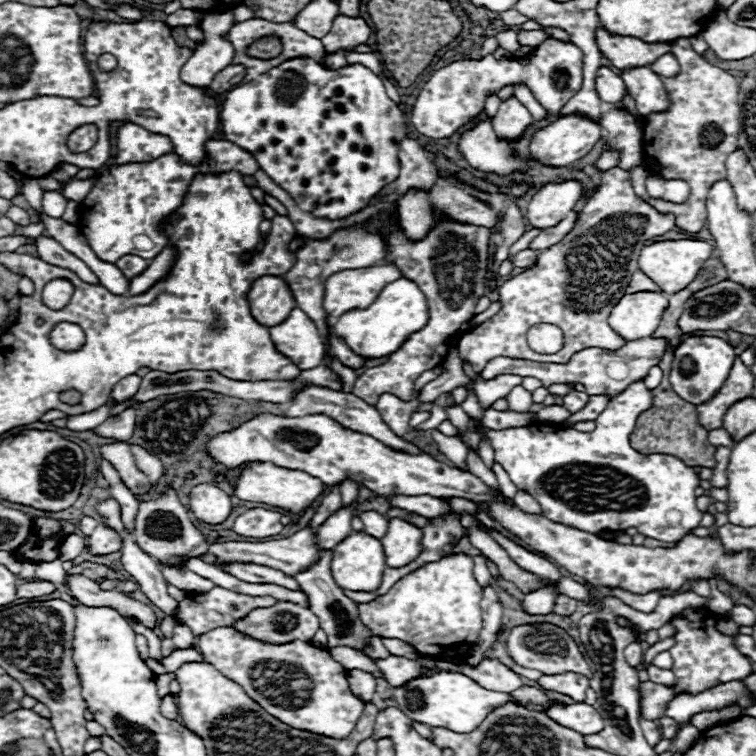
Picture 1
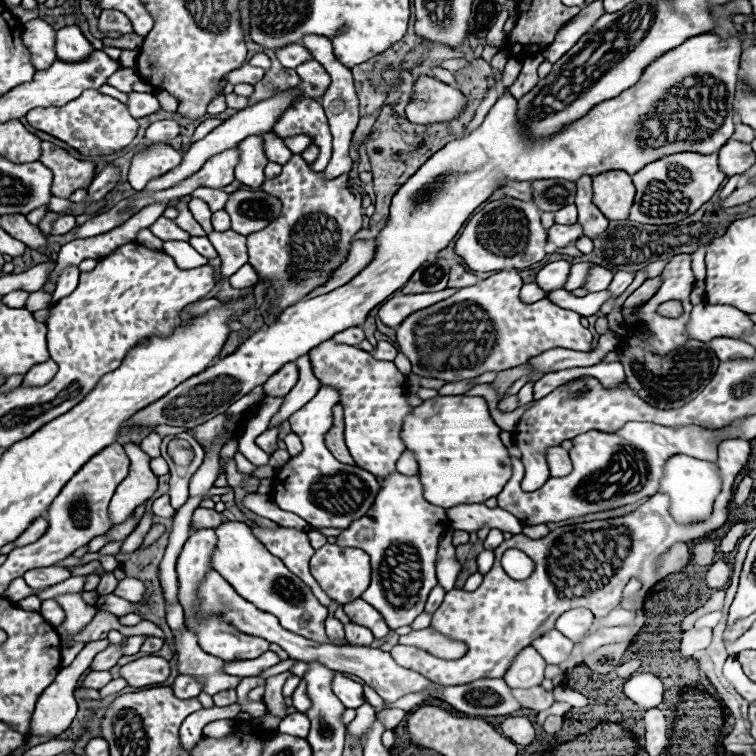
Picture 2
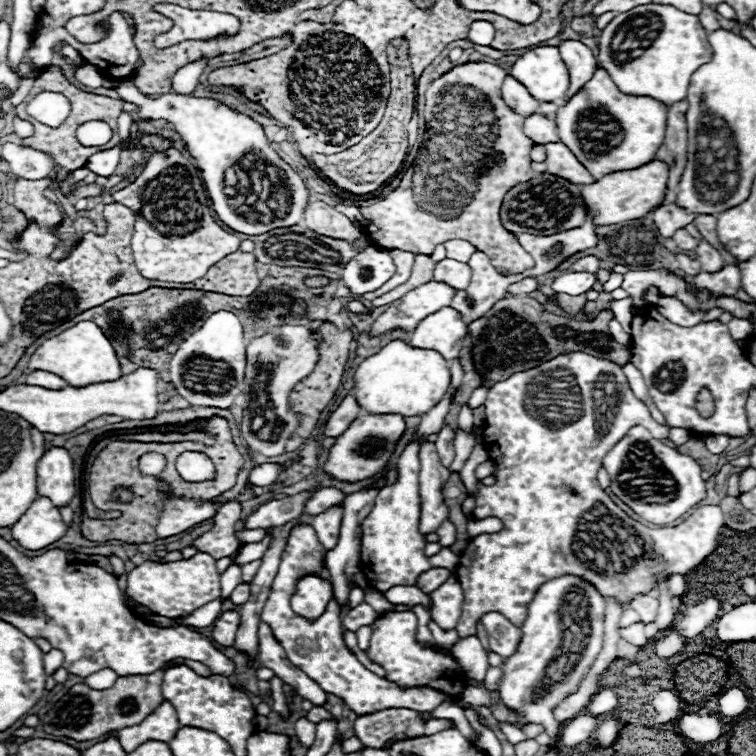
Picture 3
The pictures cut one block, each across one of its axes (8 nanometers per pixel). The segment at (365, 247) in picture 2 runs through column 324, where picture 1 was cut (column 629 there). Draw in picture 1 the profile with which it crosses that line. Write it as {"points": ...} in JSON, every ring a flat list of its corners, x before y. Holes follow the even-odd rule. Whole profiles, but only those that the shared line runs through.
{"points":[[636,270,632,280,630,280,630,286,626,286,626,292,630,292,630,294,634,294,634,292,656,292,656,290,660,290,656,286,656,282,646,278,646,274,642,274,642,270]]}

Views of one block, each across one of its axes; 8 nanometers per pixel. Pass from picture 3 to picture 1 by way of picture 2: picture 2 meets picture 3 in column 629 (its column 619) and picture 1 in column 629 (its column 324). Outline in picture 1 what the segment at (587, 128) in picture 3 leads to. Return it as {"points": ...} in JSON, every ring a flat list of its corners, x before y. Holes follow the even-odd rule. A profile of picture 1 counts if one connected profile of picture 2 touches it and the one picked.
{"points":[[662,292,624,294,618,306,614,306,608,322,626,342,646,338,658,328,666,306,668,298]]}

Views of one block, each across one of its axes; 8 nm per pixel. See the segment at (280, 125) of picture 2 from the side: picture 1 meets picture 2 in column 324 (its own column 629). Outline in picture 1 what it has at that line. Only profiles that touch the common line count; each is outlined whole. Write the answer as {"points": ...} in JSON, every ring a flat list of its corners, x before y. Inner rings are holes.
{"points":[[610,108,602,120,602,126,608,134,609,150,620,154,618,167,627,171,642,164,642,128,638,128,638,124,628,114,618,108]]}

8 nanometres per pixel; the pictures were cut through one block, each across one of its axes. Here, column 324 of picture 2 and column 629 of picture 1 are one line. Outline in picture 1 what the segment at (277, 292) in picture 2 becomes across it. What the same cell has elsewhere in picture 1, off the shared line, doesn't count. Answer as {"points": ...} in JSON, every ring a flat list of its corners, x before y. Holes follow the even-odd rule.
{"points":[[606,170,594,196,584,204,574,230,566,234,562,242,544,250,530,270,504,282,498,288,502,304,498,314,460,338,458,348,462,361,467,361,479,374,496,356,564,364,582,348,622,348,624,338,618,336,606,320,618,300,626,294,624,288,628,286,632,274,638,270,638,254,644,246,642,242,652,236,660,236,674,226,674,214,660,214,654,206,634,194,626,170],[540,322,562,328,564,346,560,352,544,356,530,350,526,332]]}

